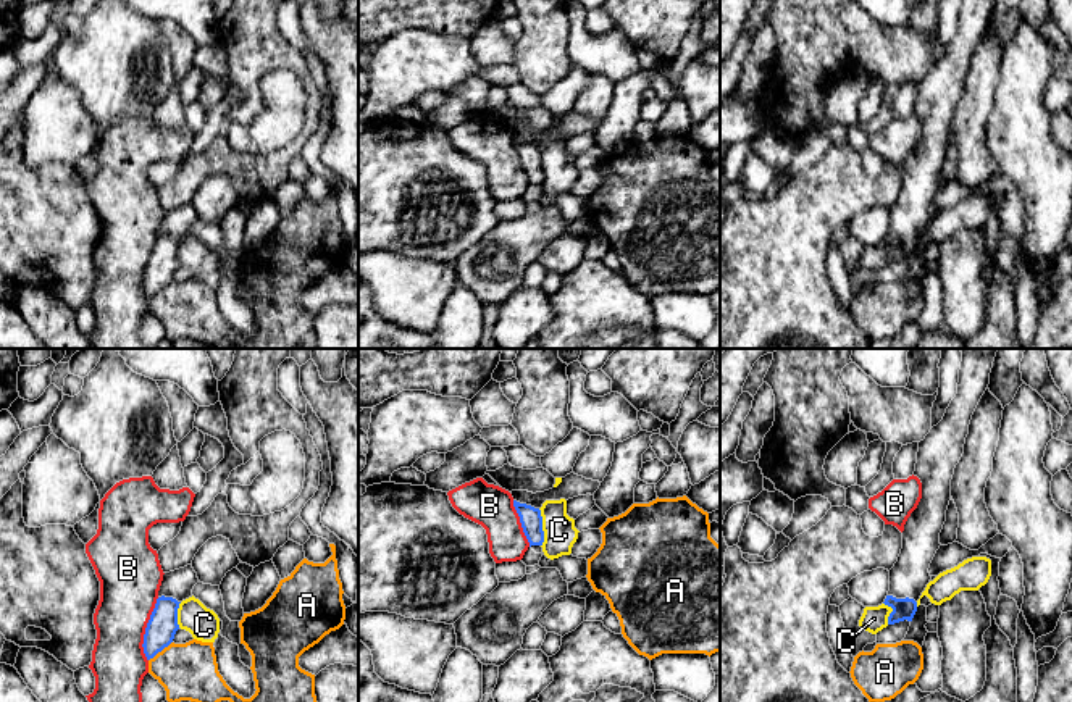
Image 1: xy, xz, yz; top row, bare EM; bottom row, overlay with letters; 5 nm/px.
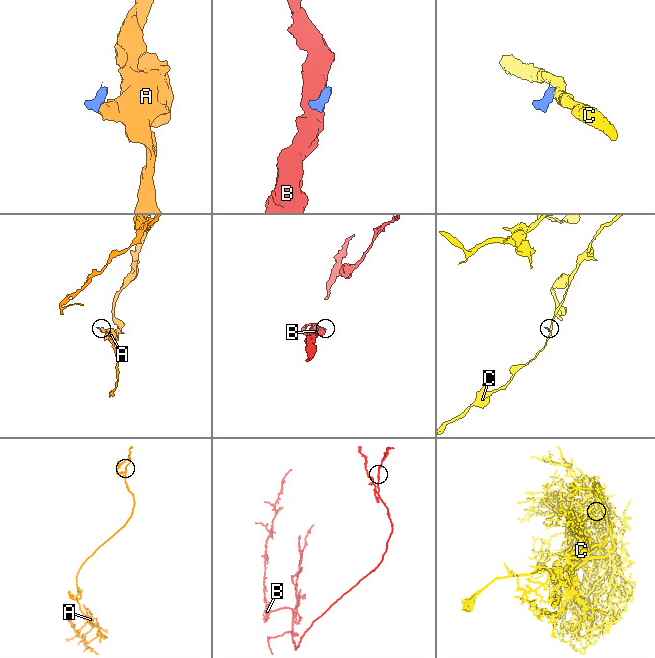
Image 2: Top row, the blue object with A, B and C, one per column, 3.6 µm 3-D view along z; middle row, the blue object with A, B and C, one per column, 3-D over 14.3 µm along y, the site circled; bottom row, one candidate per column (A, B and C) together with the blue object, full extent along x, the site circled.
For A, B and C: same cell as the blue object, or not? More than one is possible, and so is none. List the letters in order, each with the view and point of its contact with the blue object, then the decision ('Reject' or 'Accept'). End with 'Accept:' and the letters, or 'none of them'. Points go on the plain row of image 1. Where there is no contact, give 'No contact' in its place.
A: Touches blue at xy (160, 289). Reject
B: Touches blue at xy (146, 268). Reject
C: Touches blue at xz (541, 167). Reject
Accept: none of them

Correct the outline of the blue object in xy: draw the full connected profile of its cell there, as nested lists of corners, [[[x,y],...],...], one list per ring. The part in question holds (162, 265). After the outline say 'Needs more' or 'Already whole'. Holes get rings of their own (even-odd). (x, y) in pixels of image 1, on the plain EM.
[[[161,234],[157,237],[155,247],[145,266],[142,282],[147,299],[153,297],[158,290],[173,281],[174,273],[179,268],[179,242],[181,240],[173,236]]]. Already whole

